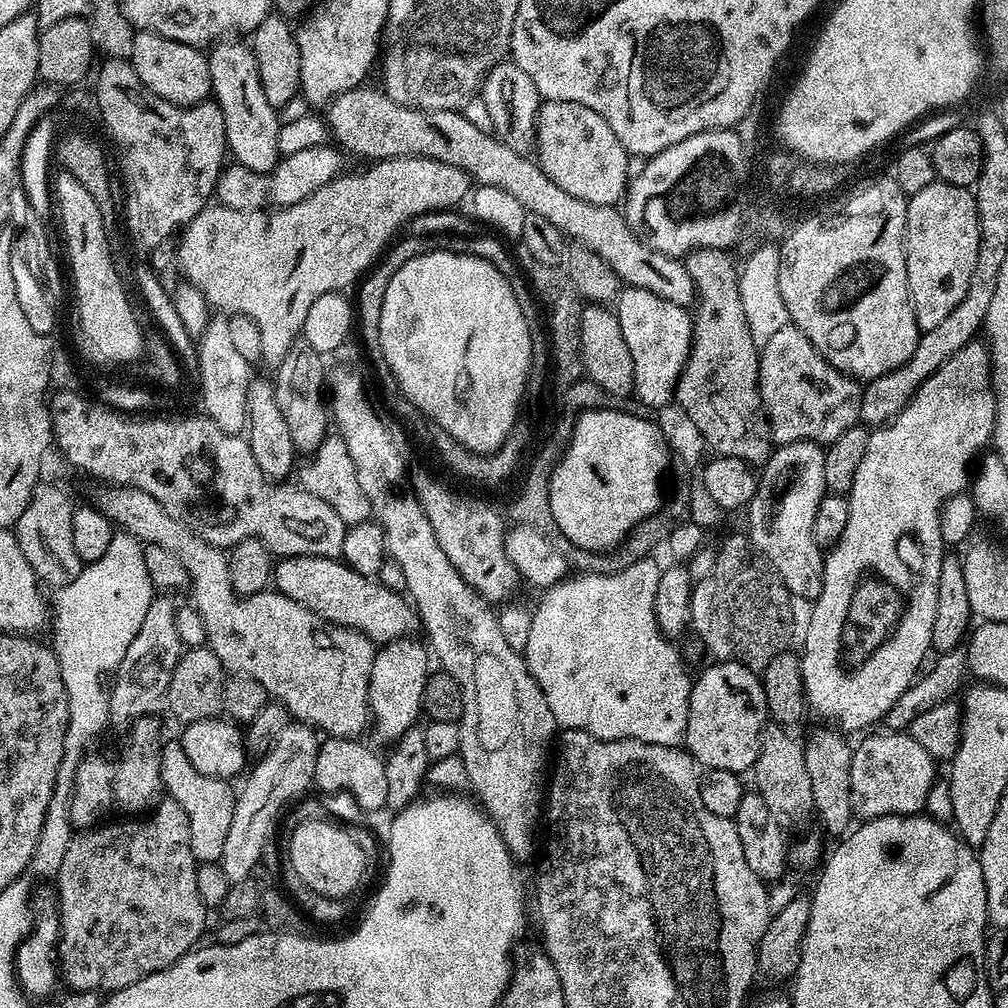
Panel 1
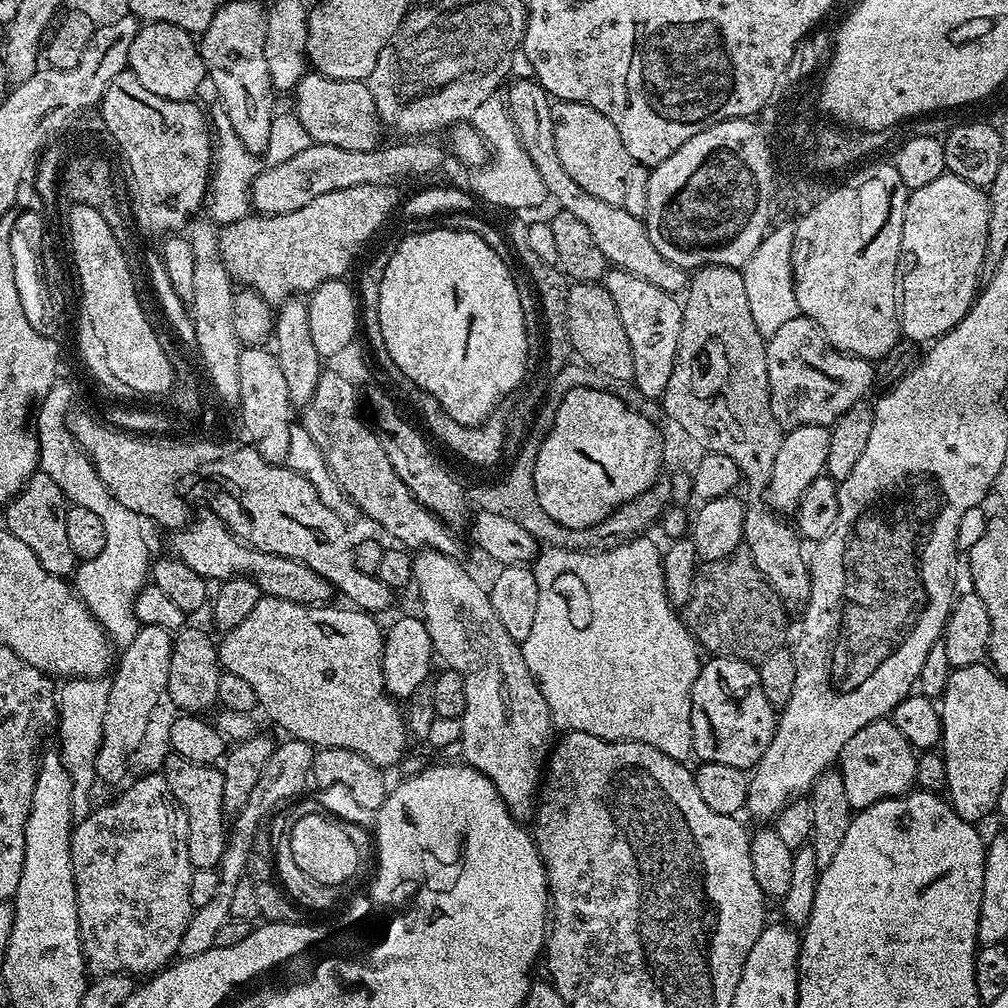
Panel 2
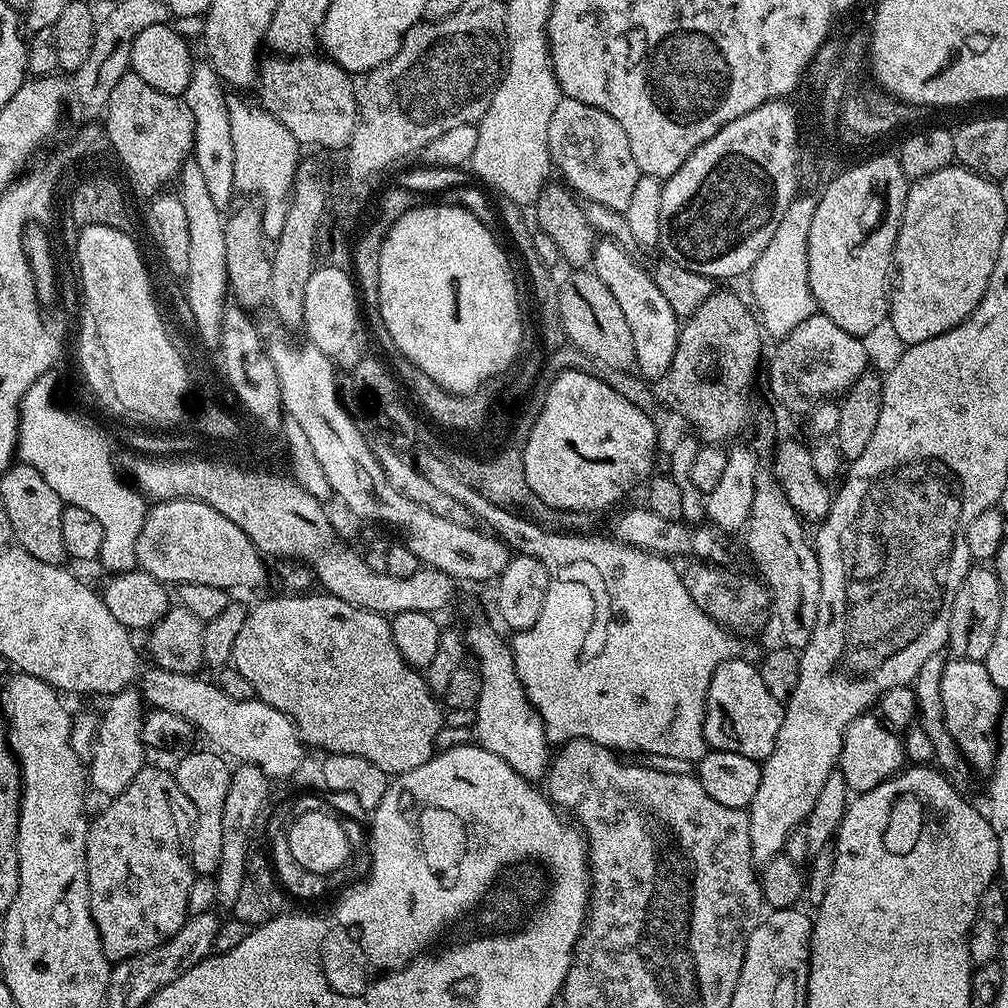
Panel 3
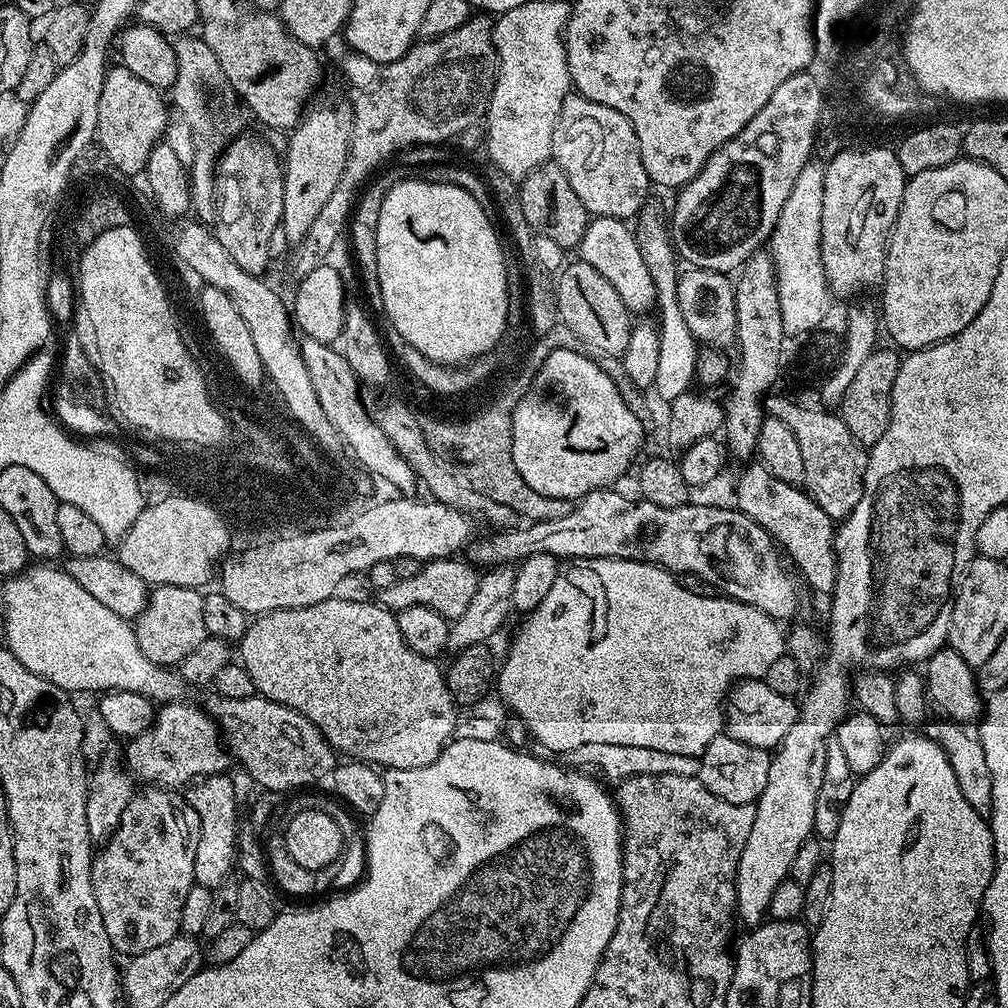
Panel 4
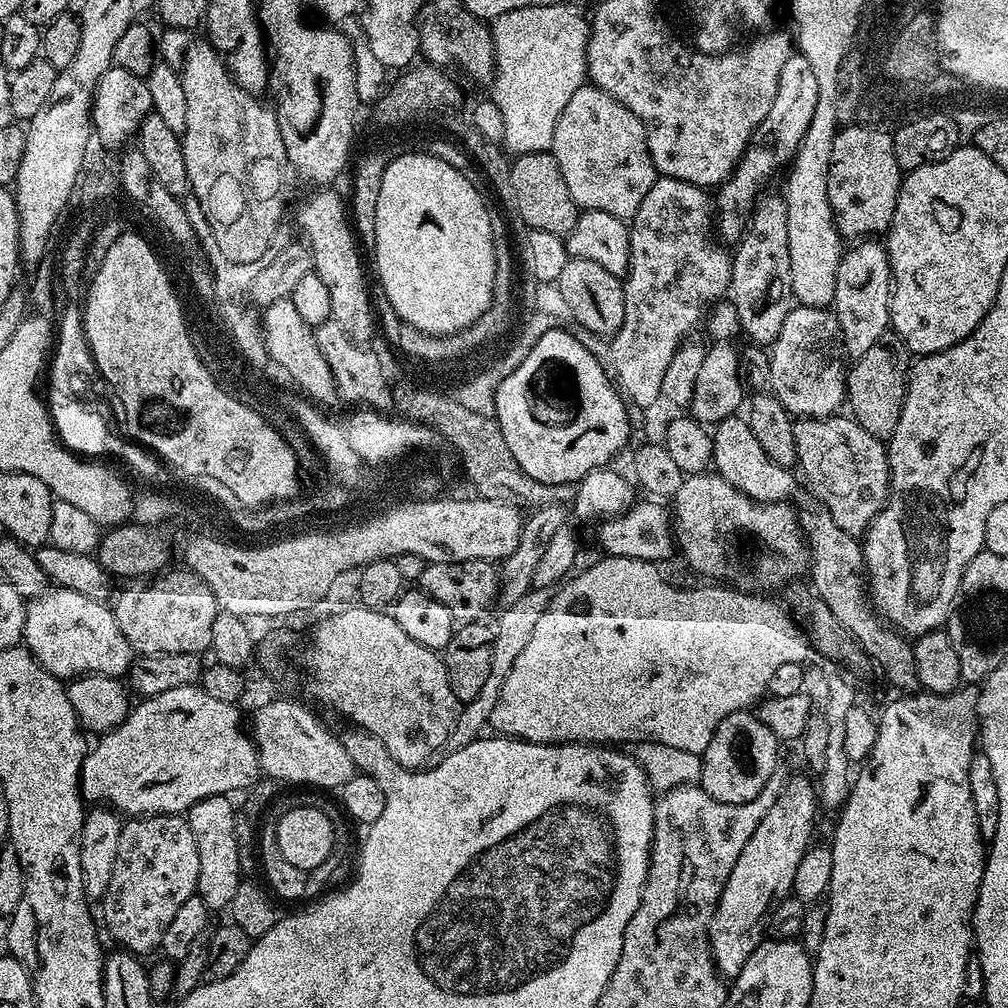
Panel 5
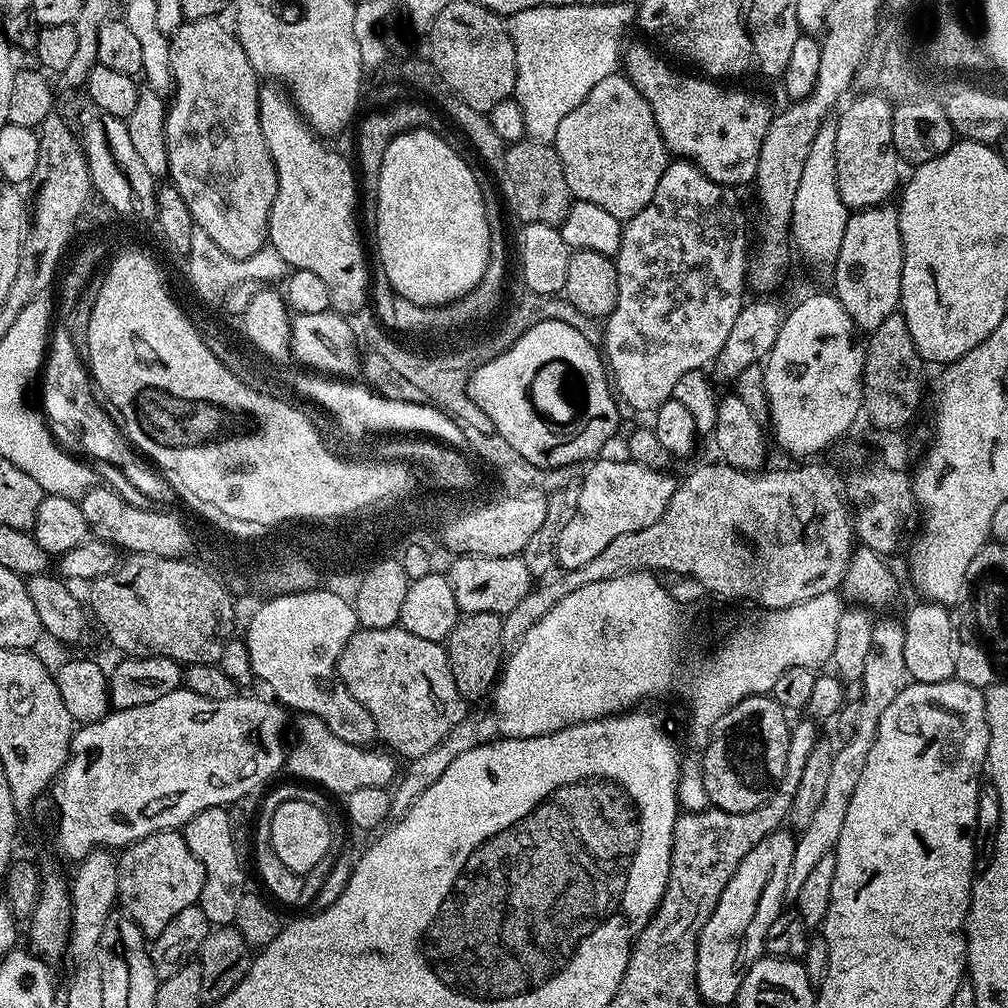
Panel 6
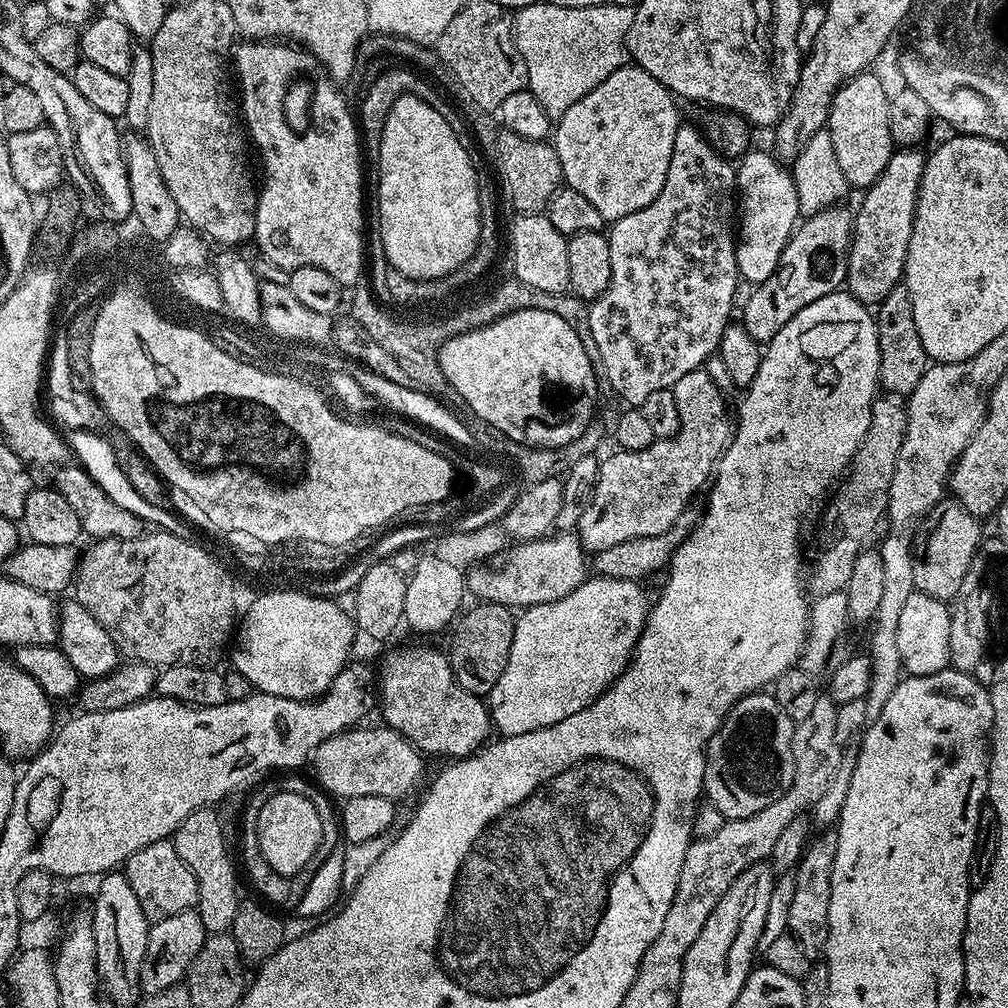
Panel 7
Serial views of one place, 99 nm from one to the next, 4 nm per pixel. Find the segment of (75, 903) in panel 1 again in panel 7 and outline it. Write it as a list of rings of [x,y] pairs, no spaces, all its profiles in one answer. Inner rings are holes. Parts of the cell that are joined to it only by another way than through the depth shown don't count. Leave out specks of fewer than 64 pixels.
[[[171,839],[142,846],[142,850],[135,852],[123,865],[122,871],[149,921],[155,922],[162,918],[170,918],[170,914],[182,914],[195,909],[198,898],[196,876],[190,870],[190,866],[186,866],[182,858],[178,858],[178,850],[173,846]]]

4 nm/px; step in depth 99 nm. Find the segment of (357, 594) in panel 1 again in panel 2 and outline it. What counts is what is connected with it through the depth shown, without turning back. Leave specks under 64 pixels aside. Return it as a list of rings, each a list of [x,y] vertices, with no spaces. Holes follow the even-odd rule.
[[[205,511],[203,515],[197,515],[173,535],[176,537],[172,540],[171,551],[177,560],[186,562],[190,570],[198,570],[198,574],[202,574],[209,582],[247,578],[260,587],[263,595],[282,598],[286,602],[295,604],[324,606],[331,601],[328,599],[334,596],[334,589],[332,583],[322,574],[310,570],[310,566],[294,558],[282,558],[278,554],[250,548],[239,540],[213,512]]]

